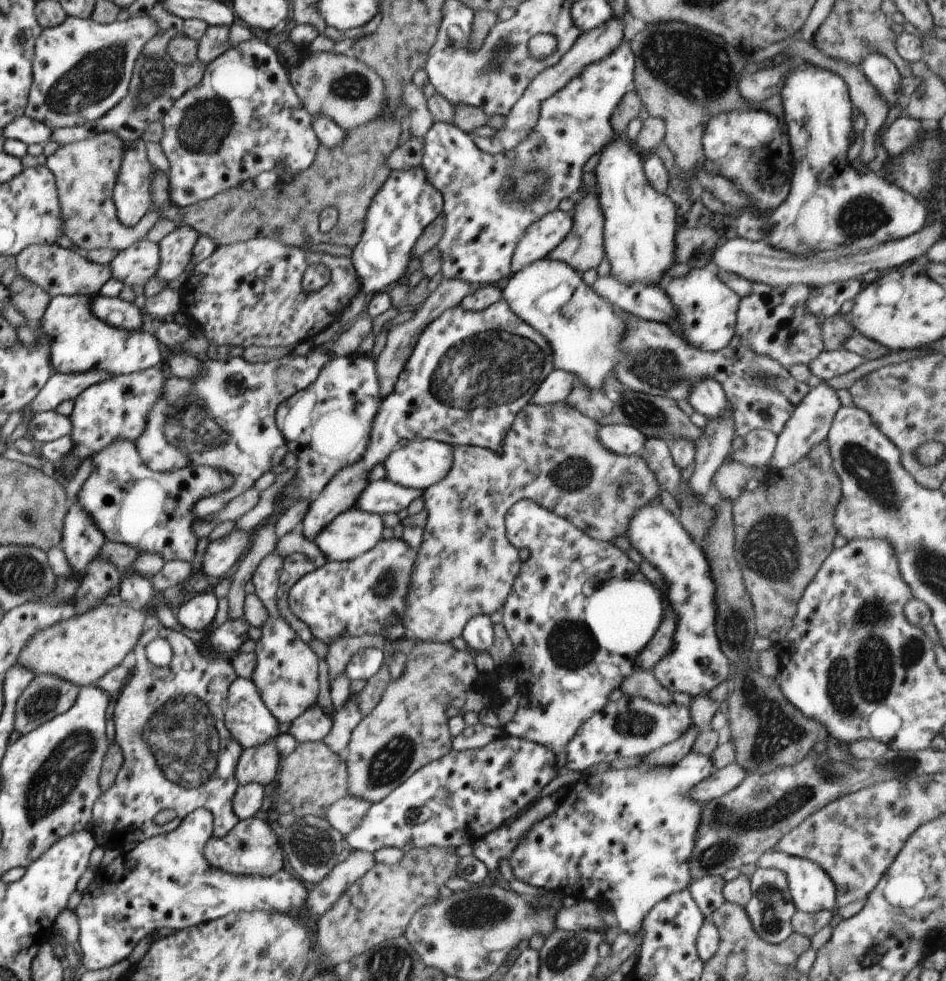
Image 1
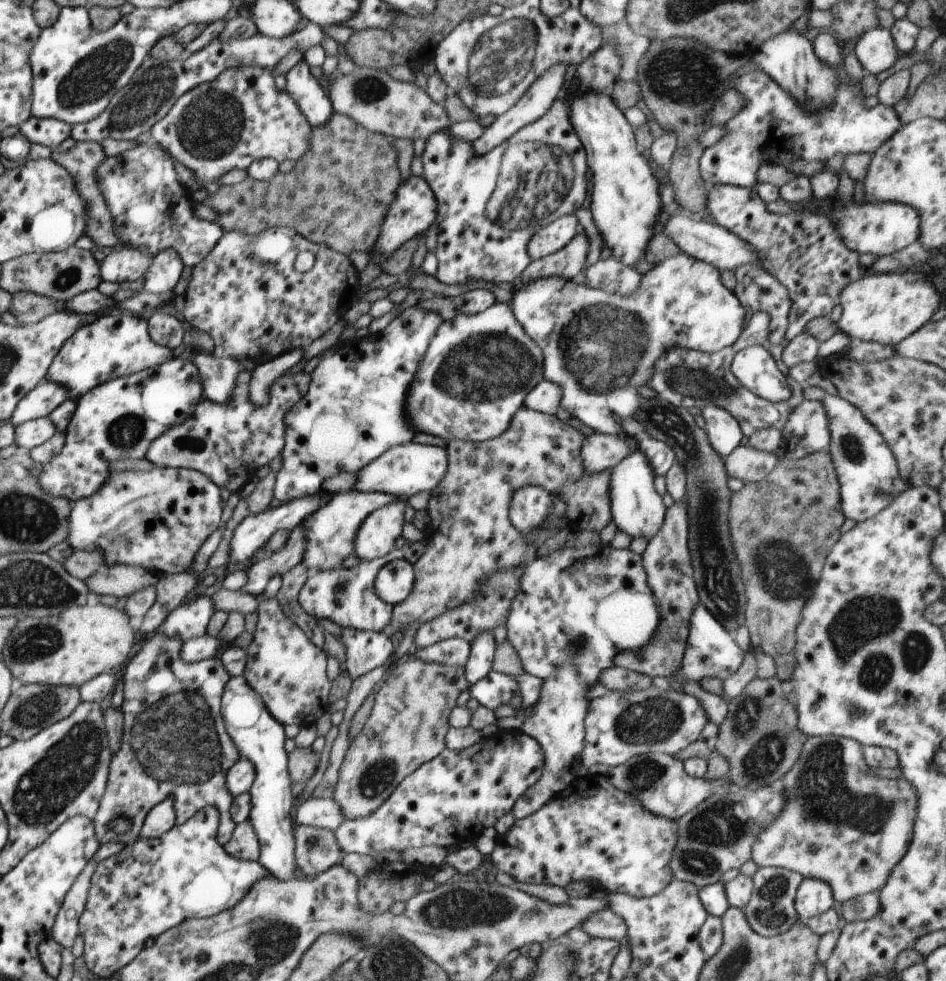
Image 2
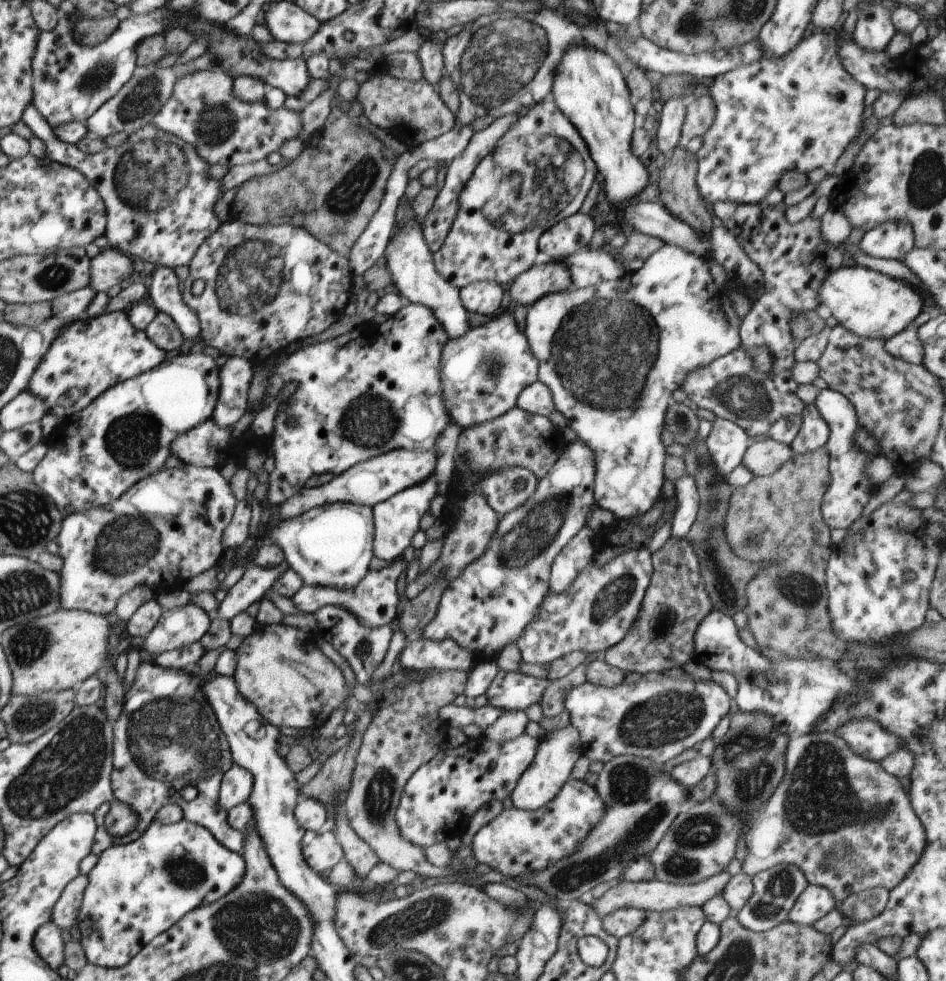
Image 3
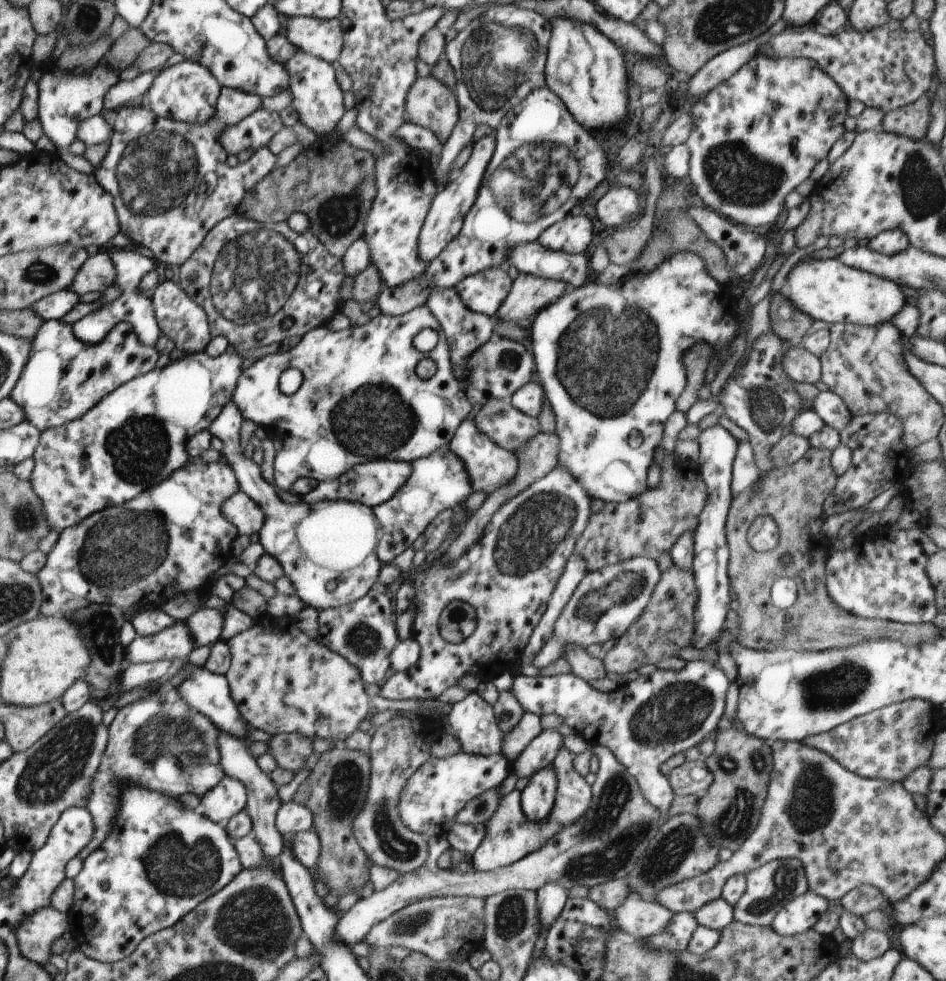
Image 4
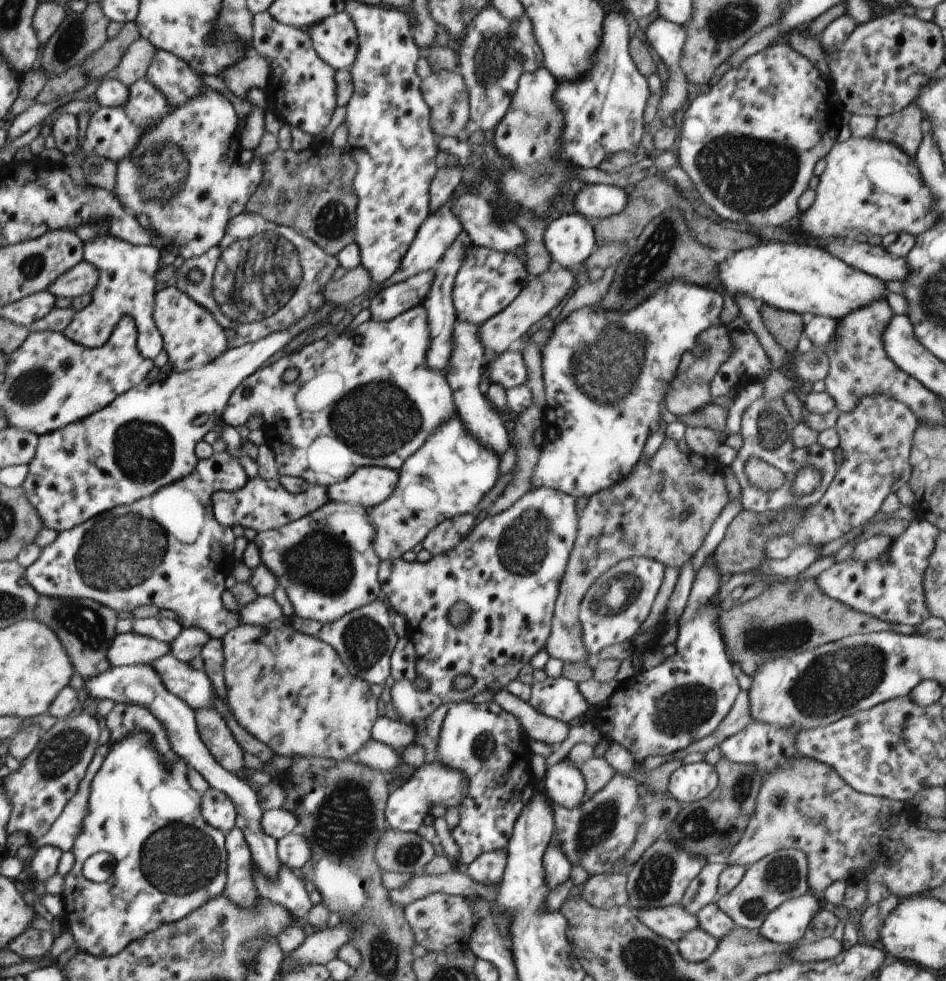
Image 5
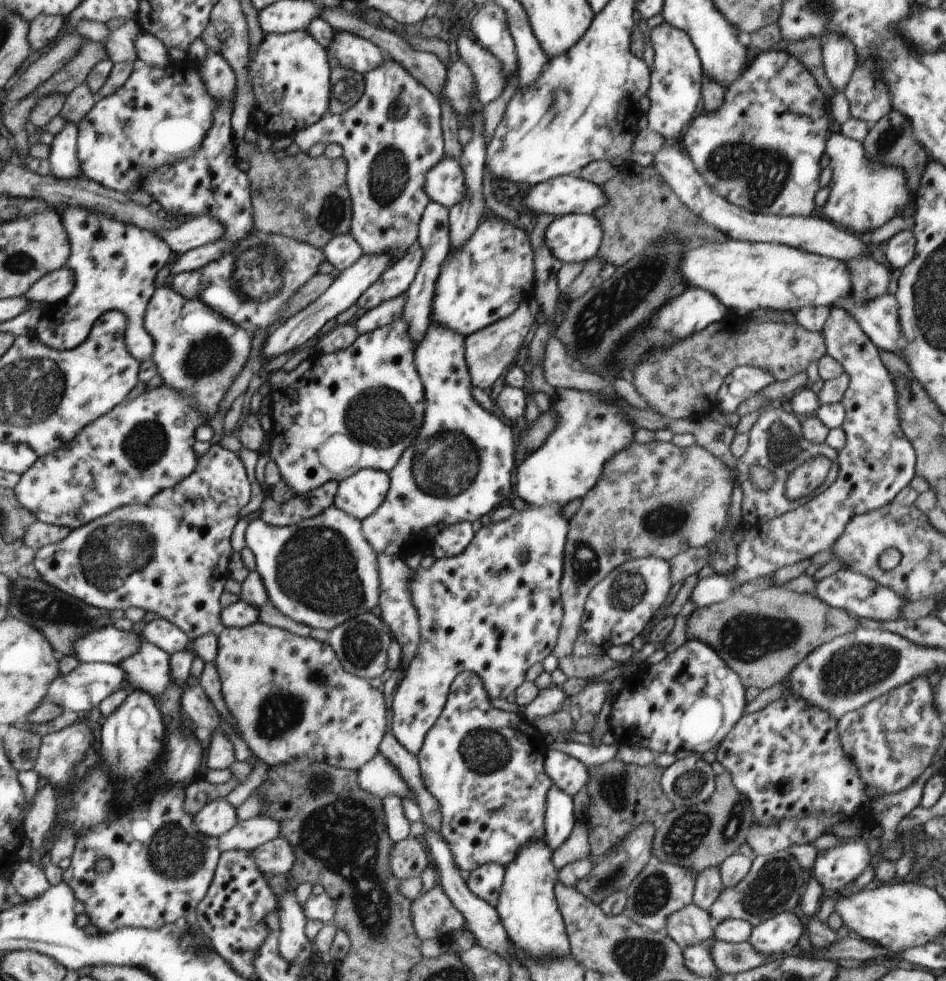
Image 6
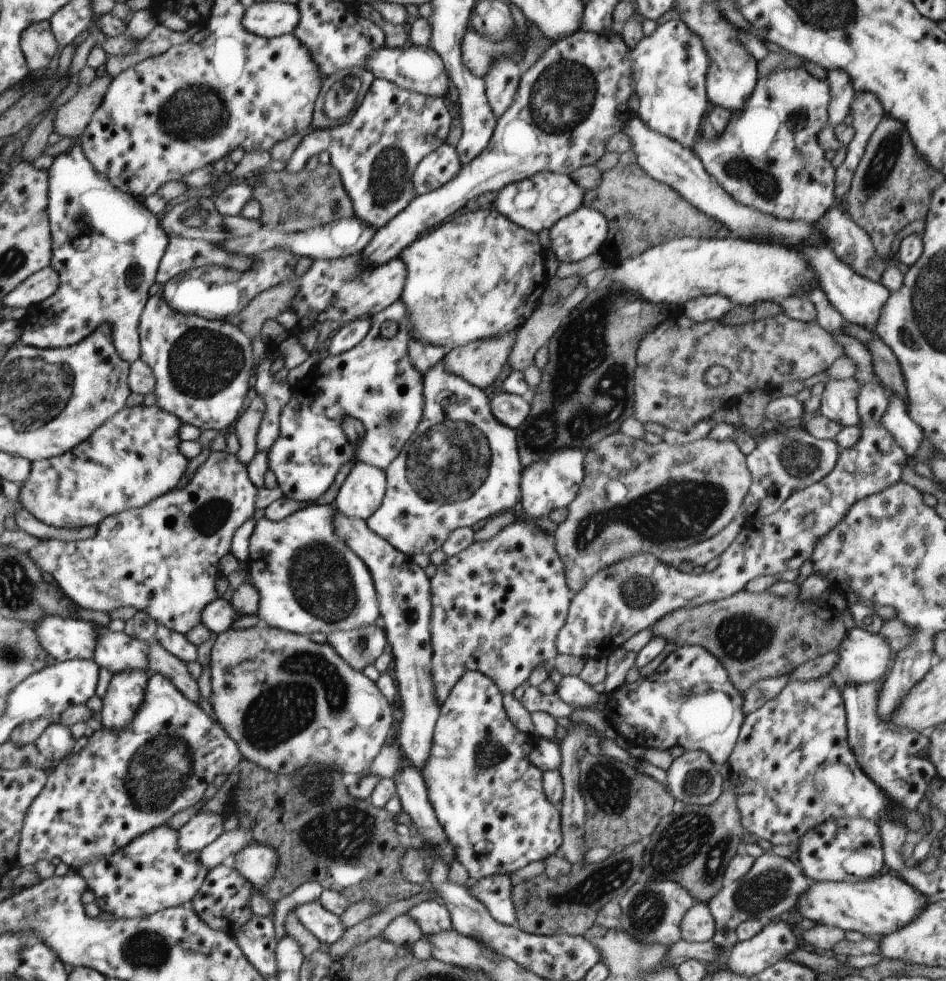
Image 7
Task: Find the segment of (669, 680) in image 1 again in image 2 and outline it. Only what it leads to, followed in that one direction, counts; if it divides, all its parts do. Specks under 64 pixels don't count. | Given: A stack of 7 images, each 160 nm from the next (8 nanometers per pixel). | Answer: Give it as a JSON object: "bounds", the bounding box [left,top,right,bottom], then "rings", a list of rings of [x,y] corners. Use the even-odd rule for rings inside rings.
{"bounds":[609,448,745,684],"rings":[[[639,448],[611,468],[609,495],[614,524],[632,539],[644,536],[650,540],[661,531],[667,508],[654,486],[655,478],[651,464]],[[698,604],[693,608],[689,618],[688,630],[689,633],[682,660],[669,680],[673,677],[682,684],[685,682],[698,682],[700,684],[700,681],[705,676],[718,677],[725,680],[740,668],[745,652],[738,647],[734,636],[730,636],[726,632],[720,622],[704,605]]]}

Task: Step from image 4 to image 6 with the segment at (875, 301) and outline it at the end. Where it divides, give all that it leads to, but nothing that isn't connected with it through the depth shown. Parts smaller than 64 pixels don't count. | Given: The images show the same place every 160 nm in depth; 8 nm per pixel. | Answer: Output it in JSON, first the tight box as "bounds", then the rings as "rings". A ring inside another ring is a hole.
{"bounds":[678,239,852,319],"rings":[[[728,239],[723,243],[710,243],[692,250],[684,250],[678,268],[687,287],[704,288],[710,294],[714,294],[726,306],[729,317],[737,319],[743,319],[748,312],[758,309],[788,311],[794,315],[802,308],[826,306],[833,310],[836,309],[834,304],[846,298],[852,291],[852,278],[844,261],[780,243],[756,243],[735,239]]]}

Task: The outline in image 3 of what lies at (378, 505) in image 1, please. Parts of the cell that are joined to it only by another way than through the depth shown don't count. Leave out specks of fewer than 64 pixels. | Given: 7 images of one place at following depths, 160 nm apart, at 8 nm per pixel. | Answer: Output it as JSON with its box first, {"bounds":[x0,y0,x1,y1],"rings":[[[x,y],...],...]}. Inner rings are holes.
{"bounds":[263,501,374,590],"rings":[[[267,501],[266,509],[269,519],[263,537],[282,548],[288,569],[294,570],[304,585],[350,590],[370,572],[370,562],[374,557],[374,520],[370,506],[336,502],[306,510],[288,520],[280,520],[280,505],[274,506]]]}

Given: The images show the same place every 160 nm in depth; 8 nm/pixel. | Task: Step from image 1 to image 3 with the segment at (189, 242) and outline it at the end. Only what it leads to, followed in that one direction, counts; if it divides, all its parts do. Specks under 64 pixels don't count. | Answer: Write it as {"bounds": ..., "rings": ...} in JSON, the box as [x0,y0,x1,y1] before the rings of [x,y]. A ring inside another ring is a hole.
{"bounds":[149,267,200,338],"rings":[[[157,267],[156,272],[152,274],[149,292],[151,302],[157,311],[174,320],[184,338],[200,337],[200,320],[196,312],[186,306],[182,283],[172,268]]]}

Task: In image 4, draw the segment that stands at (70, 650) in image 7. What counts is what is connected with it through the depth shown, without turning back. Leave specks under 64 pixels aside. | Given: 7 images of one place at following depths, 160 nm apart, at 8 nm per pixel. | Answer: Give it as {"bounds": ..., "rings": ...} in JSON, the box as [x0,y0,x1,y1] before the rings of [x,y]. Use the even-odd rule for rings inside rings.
{"bounds":[126,622,195,663],"rings":[[[174,622],[158,634],[136,636],[126,646],[126,660],[130,663],[152,663],[160,660],[184,660],[195,650],[194,640],[184,622]]]}

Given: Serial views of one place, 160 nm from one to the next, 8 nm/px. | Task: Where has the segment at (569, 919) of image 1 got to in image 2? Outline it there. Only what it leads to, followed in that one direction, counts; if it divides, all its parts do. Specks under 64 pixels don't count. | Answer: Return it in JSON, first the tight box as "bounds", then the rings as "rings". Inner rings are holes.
{"bounds":[581,907,627,942],"rings":[[[606,907],[590,915],[581,924],[581,929],[594,939],[614,939],[618,942],[627,934],[624,919]]]}

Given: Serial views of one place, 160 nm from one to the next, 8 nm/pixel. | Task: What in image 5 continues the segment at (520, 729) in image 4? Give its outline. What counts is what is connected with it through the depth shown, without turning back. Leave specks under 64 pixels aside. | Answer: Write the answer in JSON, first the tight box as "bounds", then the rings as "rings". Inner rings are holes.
{"bounds":[494,690,570,746],"rings":[[[508,690],[498,691],[494,701],[506,712],[518,718],[522,729],[530,739],[554,746],[562,744],[569,734],[570,727],[567,723],[539,714],[529,703],[522,702],[518,696],[514,696]]]}

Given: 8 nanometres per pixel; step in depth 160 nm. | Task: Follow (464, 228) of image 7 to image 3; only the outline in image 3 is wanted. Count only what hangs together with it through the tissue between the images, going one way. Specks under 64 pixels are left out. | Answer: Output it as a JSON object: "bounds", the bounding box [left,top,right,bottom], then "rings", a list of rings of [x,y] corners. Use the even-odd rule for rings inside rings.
{"bounds":[460,282,502,314],"rings":[[[472,282],[460,289],[460,298],[468,312],[494,314],[502,304],[502,287],[496,282]]]}

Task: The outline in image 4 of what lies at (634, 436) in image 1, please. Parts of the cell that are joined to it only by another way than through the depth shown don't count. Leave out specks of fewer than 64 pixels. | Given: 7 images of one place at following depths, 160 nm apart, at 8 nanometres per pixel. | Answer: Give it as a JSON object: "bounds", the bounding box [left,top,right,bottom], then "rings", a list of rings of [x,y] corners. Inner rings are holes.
{"bounds":[378,465,591,701],"rings":[[[557,465],[547,476],[536,480],[536,482],[534,482],[532,486],[528,486],[524,492],[520,492],[518,496],[512,498],[512,500],[508,500],[506,504],[502,504],[492,516],[490,523],[484,528],[482,536],[480,536],[456,562],[444,564],[444,566],[440,566],[440,562],[438,562],[422,572],[416,571],[414,575],[412,575],[412,578],[407,578],[405,575],[406,572],[401,571],[391,564],[383,565],[378,578],[380,584],[388,588],[404,573],[404,579],[401,584],[410,582],[412,588],[414,588],[413,603],[414,606],[416,606],[416,611],[414,612],[414,624],[412,624],[412,638],[415,639],[420,646],[420,658],[418,658],[418,662],[409,670],[406,670],[406,672],[396,672],[396,674],[392,674],[392,676],[380,686],[379,696],[394,701],[401,699],[436,700],[444,691],[448,690],[448,688],[458,686],[458,682],[460,682],[462,678],[466,678],[466,674],[468,674],[468,676],[474,676],[474,678],[478,678],[480,682],[485,683],[494,682],[496,678],[504,673],[514,674],[520,667],[522,650],[525,650],[530,636],[534,633],[534,628],[541,622],[542,616],[544,616],[544,612],[546,612],[550,598],[554,592],[554,588],[556,588],[556,584],[558,584],[558,580],[560,580],[560,576],[562,576],[562,572],[564,572],[564,568],[566,568],[566,562],[568,562],[568,558],[575,552],[576,542],[588,525],[588,520],[591,516],[590,500],[591,497],[586,493],[586,490],[582,490],[582,486],[578,486],[578,482],[572,478],[572,474],[570,474],[564,466]]]}

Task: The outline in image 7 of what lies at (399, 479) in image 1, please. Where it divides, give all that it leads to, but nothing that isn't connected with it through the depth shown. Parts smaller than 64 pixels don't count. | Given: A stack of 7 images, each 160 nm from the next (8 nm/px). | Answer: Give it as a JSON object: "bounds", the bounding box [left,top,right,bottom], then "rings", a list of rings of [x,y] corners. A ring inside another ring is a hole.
{"bounds":[334,462,386,521],"rings":[[[358,462],[338,490],[334,506],[348,518],[366,521],[382,505],[386,490],[386,472]]]}

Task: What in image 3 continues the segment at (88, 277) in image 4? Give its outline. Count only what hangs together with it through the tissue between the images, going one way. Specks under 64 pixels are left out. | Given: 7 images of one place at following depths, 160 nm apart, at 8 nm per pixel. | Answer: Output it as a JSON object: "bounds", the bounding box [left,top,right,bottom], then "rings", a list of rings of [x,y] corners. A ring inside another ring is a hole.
{"bounds":[90,248,133,292],"rings":[[[104,248],[93,259],[90,268],[90,287],[96,292],[107,292],[109,288],[120,285],[124,280],[132,279],[133,262],[131,258],[117,249]]]}

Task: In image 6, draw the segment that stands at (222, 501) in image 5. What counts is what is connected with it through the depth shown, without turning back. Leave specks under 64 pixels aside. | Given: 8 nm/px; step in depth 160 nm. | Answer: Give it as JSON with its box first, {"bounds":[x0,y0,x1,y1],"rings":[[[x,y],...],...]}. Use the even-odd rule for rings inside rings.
{"bounds":[260,482,338,526],"rings":[[[328,482],[312,492],[293,496],[283,502],[276,502],[272,497],[264,498],[260,519],[272,526],[294,526],[300,520],[317,516],[322,510],[332,507],[338,486],[338,482]]]}

